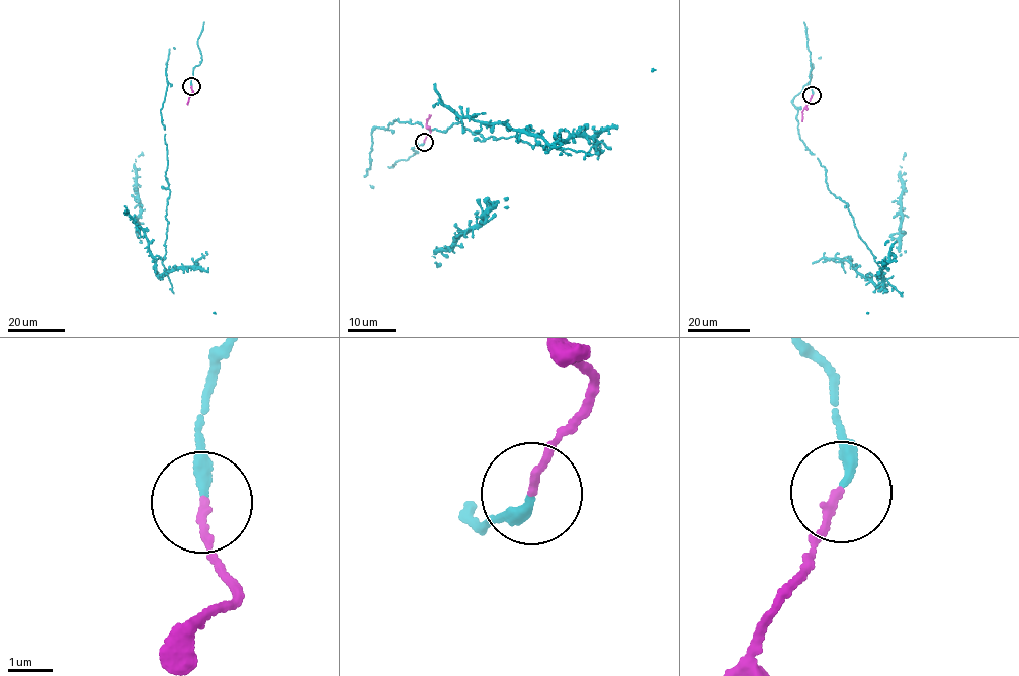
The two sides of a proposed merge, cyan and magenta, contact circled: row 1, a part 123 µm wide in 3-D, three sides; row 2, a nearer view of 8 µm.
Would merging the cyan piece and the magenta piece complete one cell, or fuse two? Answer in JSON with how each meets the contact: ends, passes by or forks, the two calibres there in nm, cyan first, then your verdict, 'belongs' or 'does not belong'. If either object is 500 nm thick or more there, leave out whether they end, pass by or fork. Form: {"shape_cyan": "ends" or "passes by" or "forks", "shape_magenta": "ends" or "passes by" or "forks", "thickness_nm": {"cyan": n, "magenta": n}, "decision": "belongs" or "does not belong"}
{"shape_cyan": "ends", "shape_magenta": "ends", "thickness_nm": {"cyan": 240, "magenta": 160}, "decision": "belongs"}

